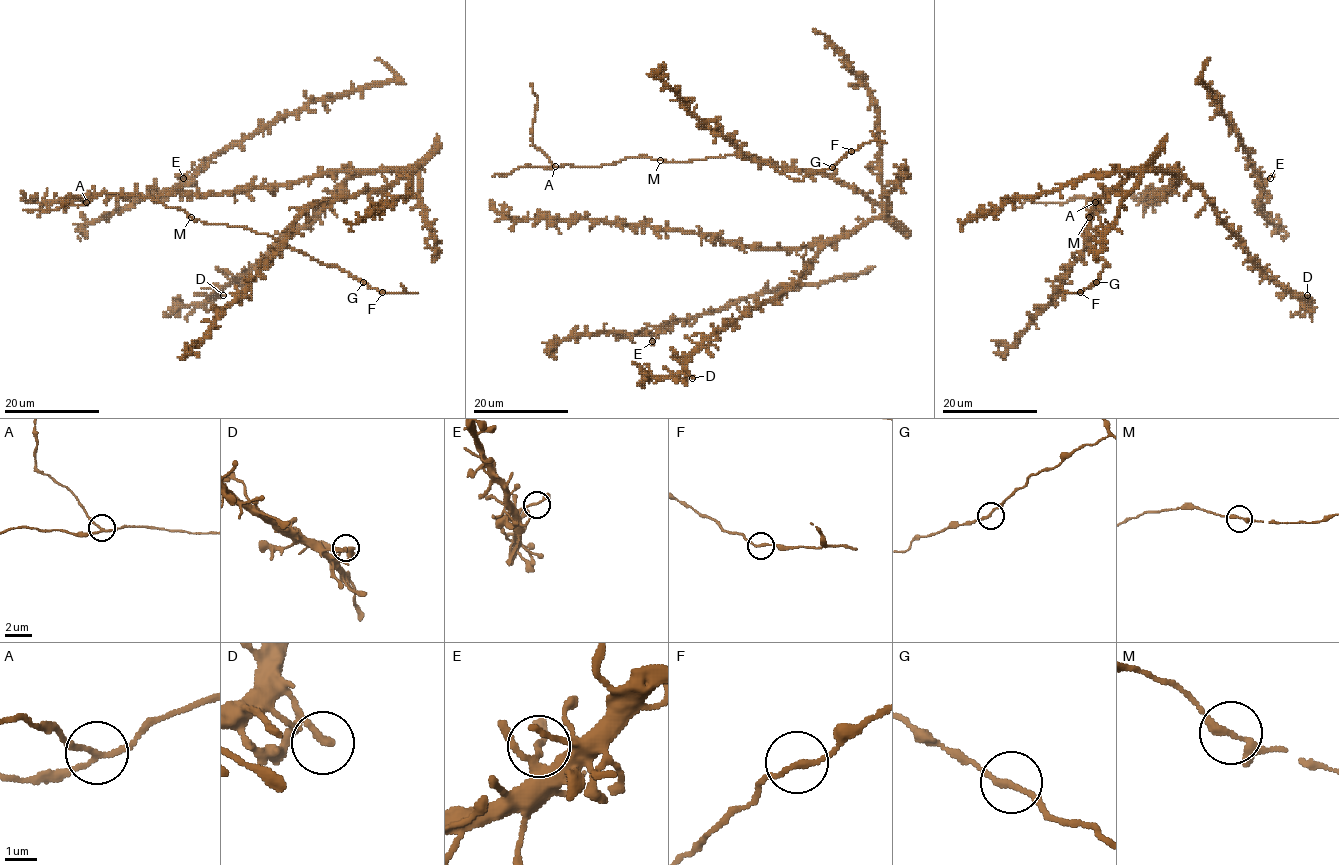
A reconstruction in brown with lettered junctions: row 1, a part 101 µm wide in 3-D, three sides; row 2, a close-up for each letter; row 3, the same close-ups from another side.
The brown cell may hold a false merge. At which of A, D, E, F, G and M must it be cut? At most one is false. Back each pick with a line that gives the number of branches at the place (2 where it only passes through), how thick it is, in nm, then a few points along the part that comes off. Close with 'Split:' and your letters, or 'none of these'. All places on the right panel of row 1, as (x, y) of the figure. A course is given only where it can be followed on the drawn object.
A: 3 branches meet; 150 nm thick; foreign part runs (1095, 202), (1082, 196), (1062, 203), (1026, 201), (1021, 207), (1013, 206)
Split: A

